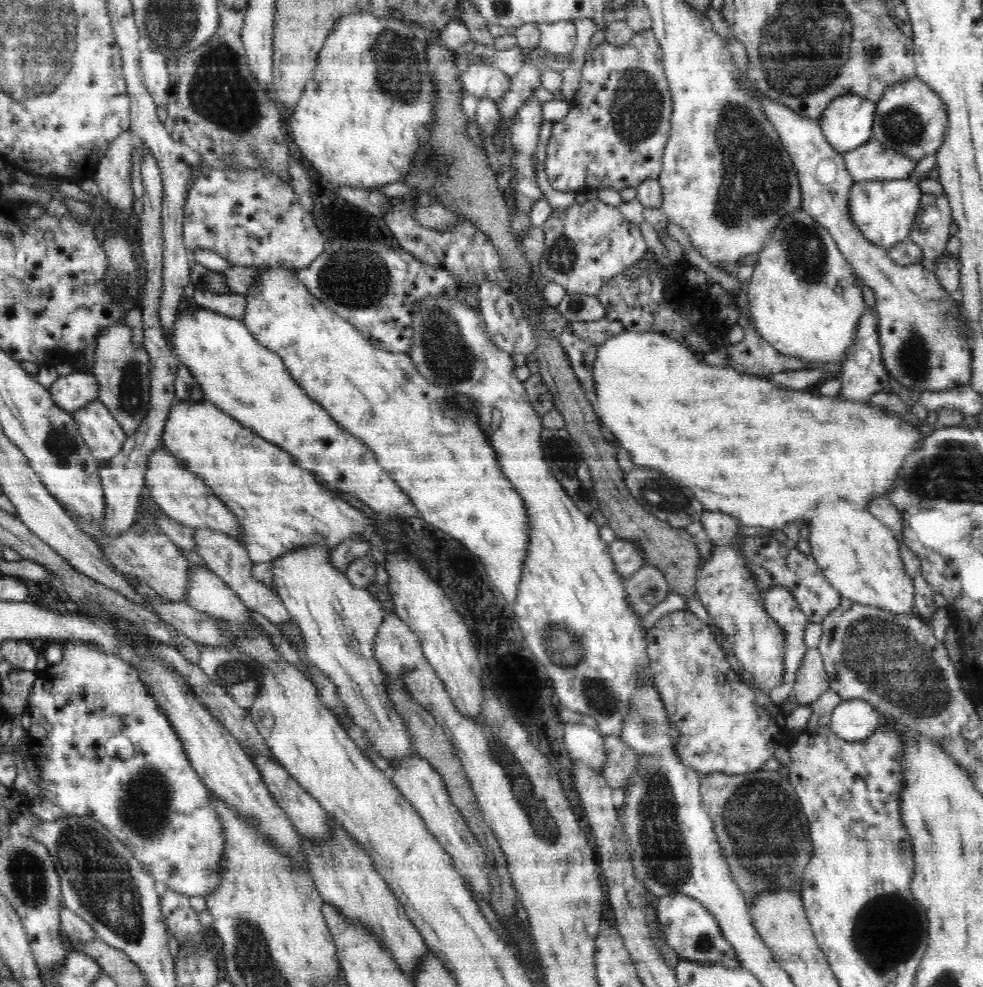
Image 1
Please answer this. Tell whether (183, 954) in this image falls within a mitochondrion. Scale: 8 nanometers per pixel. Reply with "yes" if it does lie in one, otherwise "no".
no

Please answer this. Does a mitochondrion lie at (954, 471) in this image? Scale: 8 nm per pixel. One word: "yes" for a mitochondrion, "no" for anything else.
yes

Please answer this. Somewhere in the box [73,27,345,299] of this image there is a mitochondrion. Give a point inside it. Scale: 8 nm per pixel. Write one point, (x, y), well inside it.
(219, 91)

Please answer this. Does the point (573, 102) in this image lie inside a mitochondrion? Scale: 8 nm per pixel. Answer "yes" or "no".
no

